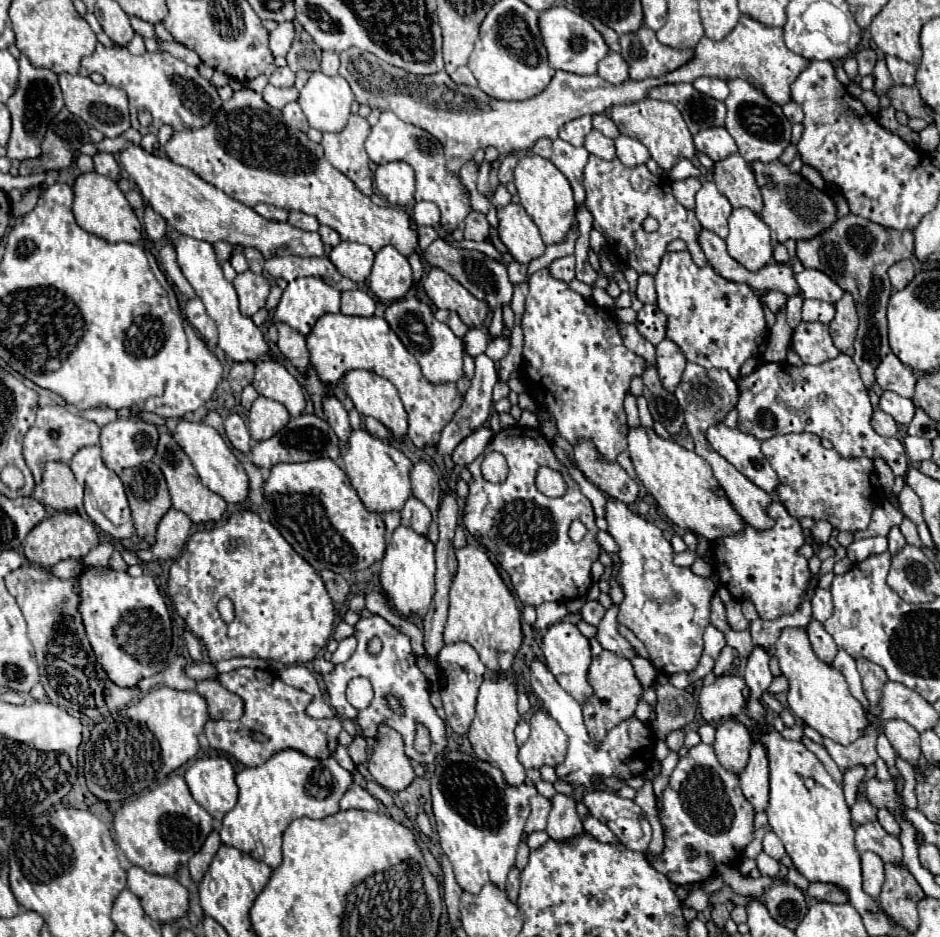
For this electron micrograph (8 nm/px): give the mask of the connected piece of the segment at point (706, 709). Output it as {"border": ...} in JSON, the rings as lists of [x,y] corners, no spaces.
{"border":[[[722,674],[714,684],[702,686],[698,694],[702,718],[706,722],[714,722],[738,716],[746,704],[742,690],[744,678],[736,674]]]}

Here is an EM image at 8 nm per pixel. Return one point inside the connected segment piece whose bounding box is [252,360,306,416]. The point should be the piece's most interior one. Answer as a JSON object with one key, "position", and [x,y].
{"position":[271,379]}

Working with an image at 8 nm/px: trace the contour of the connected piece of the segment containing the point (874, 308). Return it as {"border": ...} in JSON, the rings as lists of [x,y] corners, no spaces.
{"border":[[[854,214],[840,218],[822,236],[798,242],[798,258],[806,268],[826,272],[836,284],[840,284],[840,288],[844,288],[844,292],[850,292],[854,296],[860,316],[860,326],[854,342],[856,348],[854,364],[858,366],[860,378],[866,388],[872,388],[876,384],[874,382],[876,364],[880,364],[880,360],[890,352],[886,306],[892,294],[892,286],[888,280],[888,268],[904,258],[912,258],[912,254],[914,254],[912,230],[900,232],[894,228],[884,228],[876,222],[870,222]]]}

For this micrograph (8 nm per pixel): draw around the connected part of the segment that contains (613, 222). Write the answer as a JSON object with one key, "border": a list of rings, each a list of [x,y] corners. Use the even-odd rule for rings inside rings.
{"border":[[[590,156],[586,172],[584,172],[584,190],[586,190],[584,204],[588,204],[588,210],[592,212],[594,228],[604,234],[612,254],[620,262],[632,266],[638,274],[654,276],[658,272],[666,246],[676,238],[688,244],[688,252],[692,254],[698,266],[706,264],[706,256],[698,244],[702,226],[696,220],[694,210],[686,210],[684,206],[676,202],[676,198],[672,196],[670,180],[666,186],[662,176],[654,176],[646,166],[628,168],[618,158],[608,162],[598,156]],[[648,216],[654,216],[660,222],[660,228],[652,234],[644,232],[642,228],[642,222]]]}

